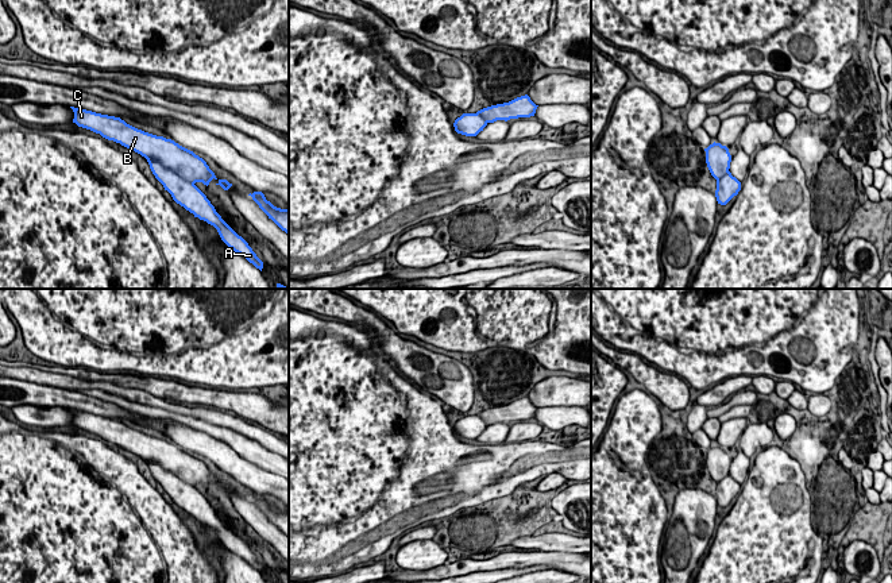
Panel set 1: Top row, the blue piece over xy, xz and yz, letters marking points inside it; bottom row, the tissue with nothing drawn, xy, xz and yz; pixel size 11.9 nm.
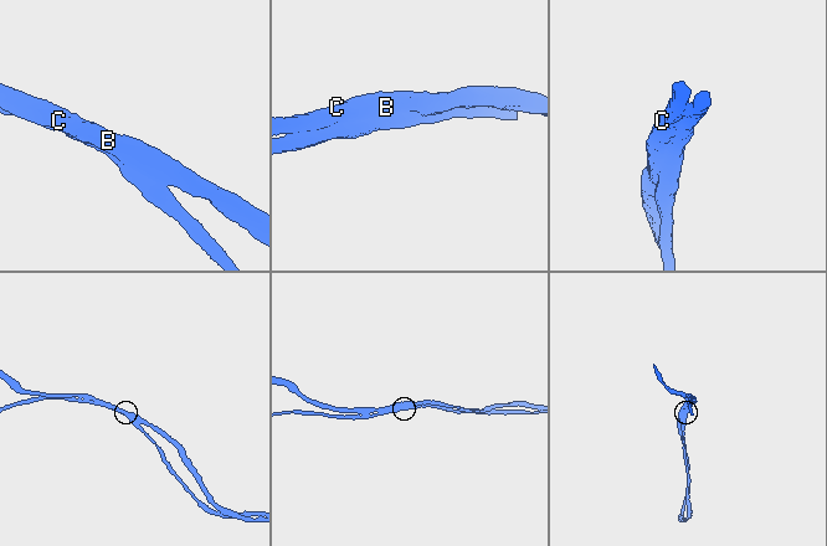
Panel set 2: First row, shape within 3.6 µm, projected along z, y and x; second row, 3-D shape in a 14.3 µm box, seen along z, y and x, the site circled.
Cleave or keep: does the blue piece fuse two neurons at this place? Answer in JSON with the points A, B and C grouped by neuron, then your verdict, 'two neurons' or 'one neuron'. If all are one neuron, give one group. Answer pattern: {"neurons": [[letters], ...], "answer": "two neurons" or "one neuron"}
{"neurons": [["A", "B", "C"]], "answer": "one neuron"}

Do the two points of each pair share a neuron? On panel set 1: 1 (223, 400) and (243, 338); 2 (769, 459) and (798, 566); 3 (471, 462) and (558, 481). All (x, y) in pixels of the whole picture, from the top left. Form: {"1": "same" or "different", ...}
{"1": "different", "2": "same", "3": "different"}

